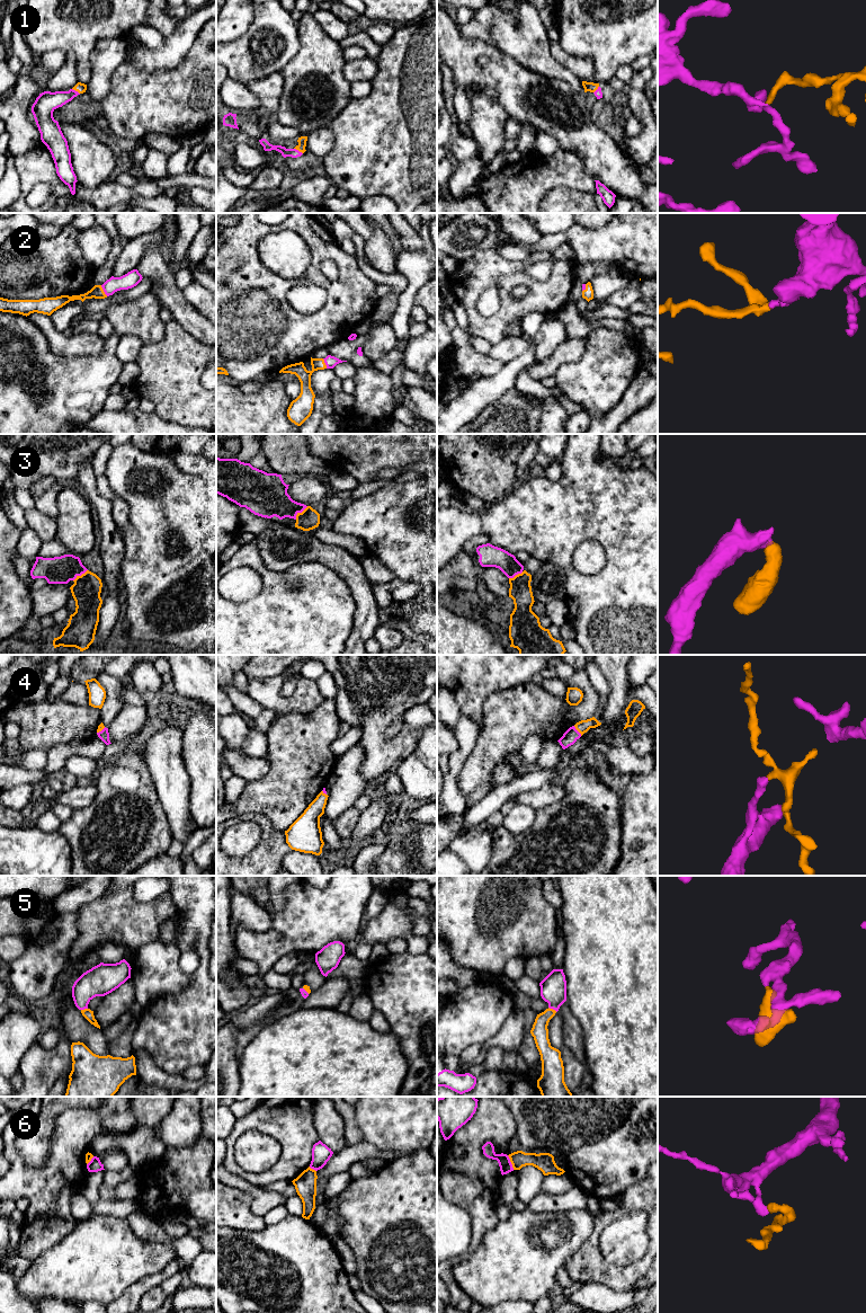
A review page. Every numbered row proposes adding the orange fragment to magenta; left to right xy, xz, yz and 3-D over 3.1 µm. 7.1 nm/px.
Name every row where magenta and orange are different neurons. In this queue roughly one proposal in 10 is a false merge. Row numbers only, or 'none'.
6

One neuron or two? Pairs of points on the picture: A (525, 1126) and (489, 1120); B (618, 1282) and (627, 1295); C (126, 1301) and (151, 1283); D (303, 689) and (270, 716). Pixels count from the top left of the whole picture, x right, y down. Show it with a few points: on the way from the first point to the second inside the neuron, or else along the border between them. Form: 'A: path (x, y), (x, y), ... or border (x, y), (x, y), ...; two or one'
A: border (508, 1108), (515, 1120), (516, 1136); two
B: border (599, 1284), (605, 1284), (617, 1291), (632, 1291); two
C: path (132, 1296), (145, 1284); one
D: border (264, 707), (271, 710), (276, 717); two

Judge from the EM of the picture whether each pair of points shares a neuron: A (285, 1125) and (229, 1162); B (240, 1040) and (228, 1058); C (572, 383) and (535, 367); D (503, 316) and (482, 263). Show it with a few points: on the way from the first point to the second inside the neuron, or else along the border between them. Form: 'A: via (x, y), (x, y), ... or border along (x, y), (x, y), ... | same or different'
A: via (266, 1123), (247, 1123), (231, 1138), (230, 1143) | same
B: border along (229, 1022), (234, 1028), (234, 1052), (238, 1061) | different
C: border along (577, 361), (563, 363), (554, 375) | different
D: via (505, 302), (505, 285), (496, 276) | same

